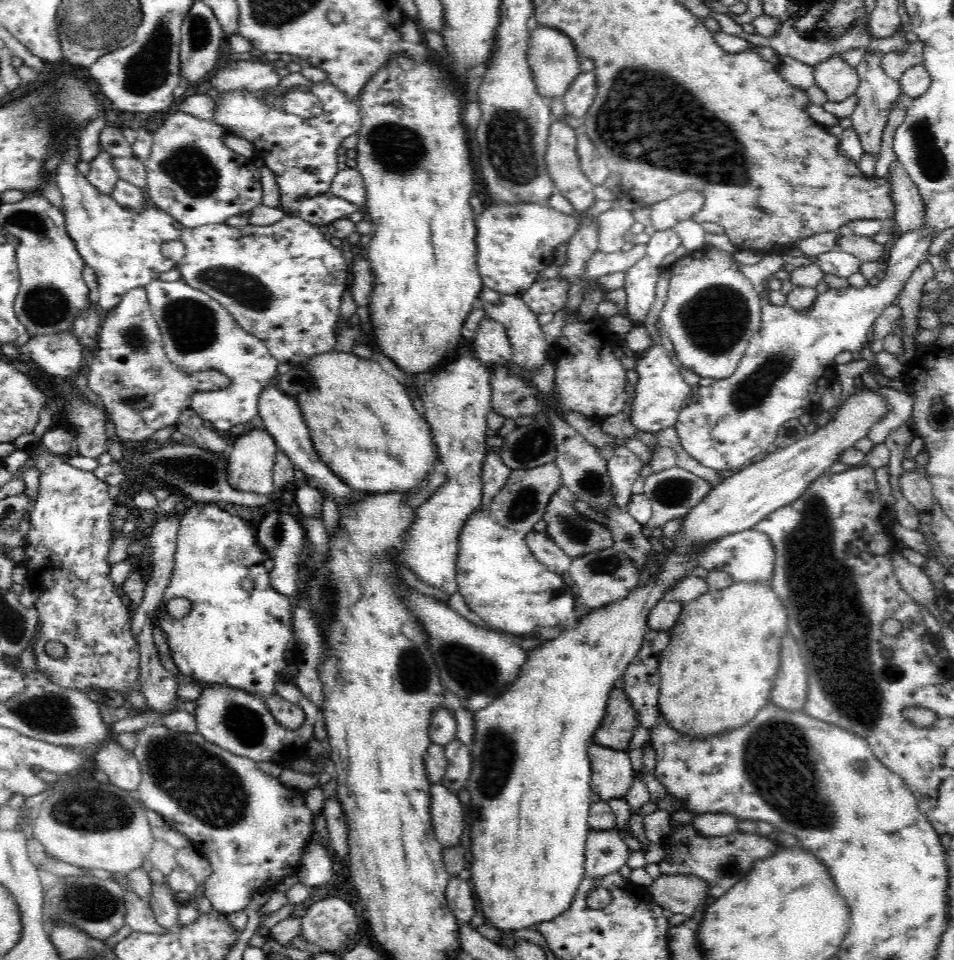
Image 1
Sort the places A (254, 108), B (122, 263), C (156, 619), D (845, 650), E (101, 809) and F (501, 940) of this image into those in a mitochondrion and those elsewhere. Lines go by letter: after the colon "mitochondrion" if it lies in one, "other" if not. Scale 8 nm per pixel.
A: other
B: other
C: other
D: other
E: mitochondrion
F: other

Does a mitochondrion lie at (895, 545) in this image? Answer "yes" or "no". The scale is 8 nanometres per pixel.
no

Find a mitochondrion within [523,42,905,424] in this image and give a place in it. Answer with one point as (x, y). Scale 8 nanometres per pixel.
(644, 106)

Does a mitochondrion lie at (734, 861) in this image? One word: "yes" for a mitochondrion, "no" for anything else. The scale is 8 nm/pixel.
yes

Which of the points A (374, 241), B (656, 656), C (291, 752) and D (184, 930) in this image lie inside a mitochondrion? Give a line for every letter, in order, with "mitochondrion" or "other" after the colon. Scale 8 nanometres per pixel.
A: other
B: other
C: other
D: other

